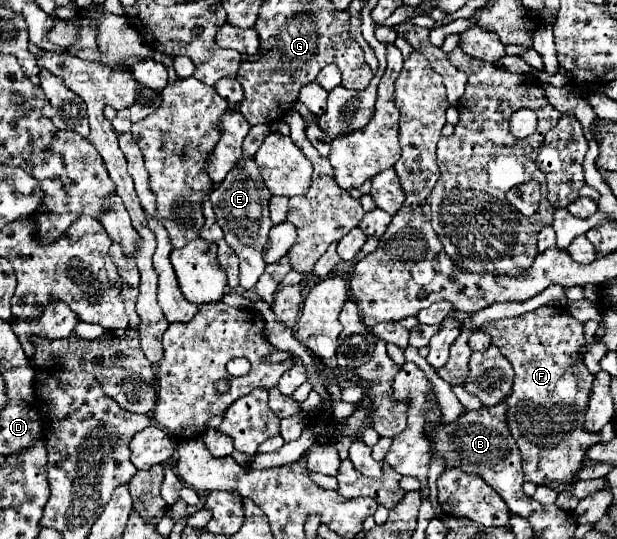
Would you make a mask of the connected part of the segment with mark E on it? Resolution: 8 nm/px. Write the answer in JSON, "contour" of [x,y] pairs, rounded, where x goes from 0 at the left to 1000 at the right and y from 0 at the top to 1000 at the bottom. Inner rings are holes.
{"contour":[[[395,293],[395,308],[382,304],[344,356],[340,375],[350,390],[350,412],[363,427],[363,445],[389,479],[389,531],[408,534],[418,516],[428,508],[431,486],[425,479],[425,464],[434,449],[434,430],[444,419],[438,408],[434,390],[438,353],[428,345],[421,330],[421,312],[415,308],[412,293]]]}

